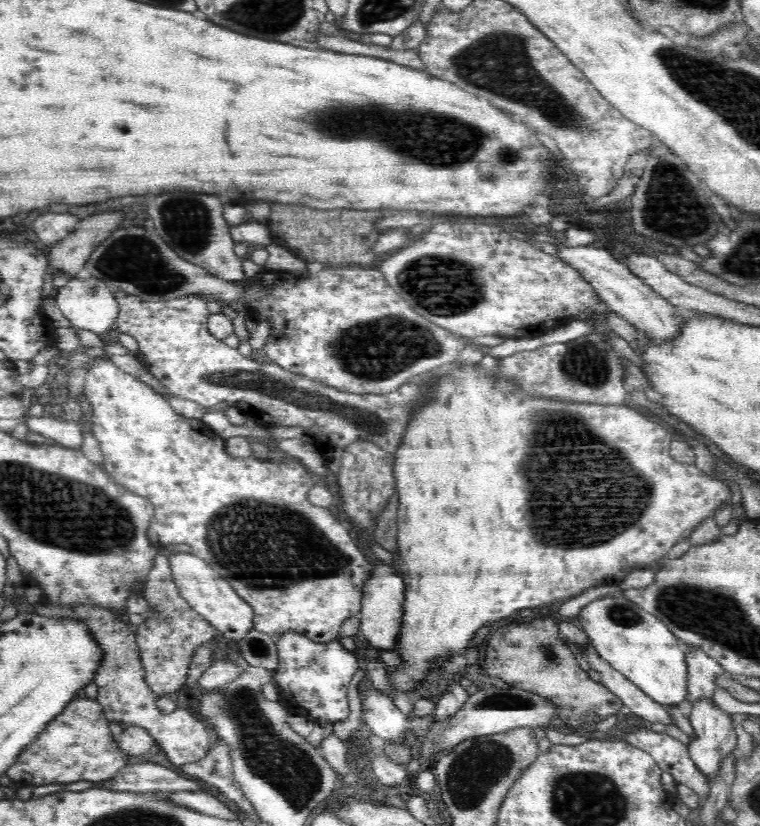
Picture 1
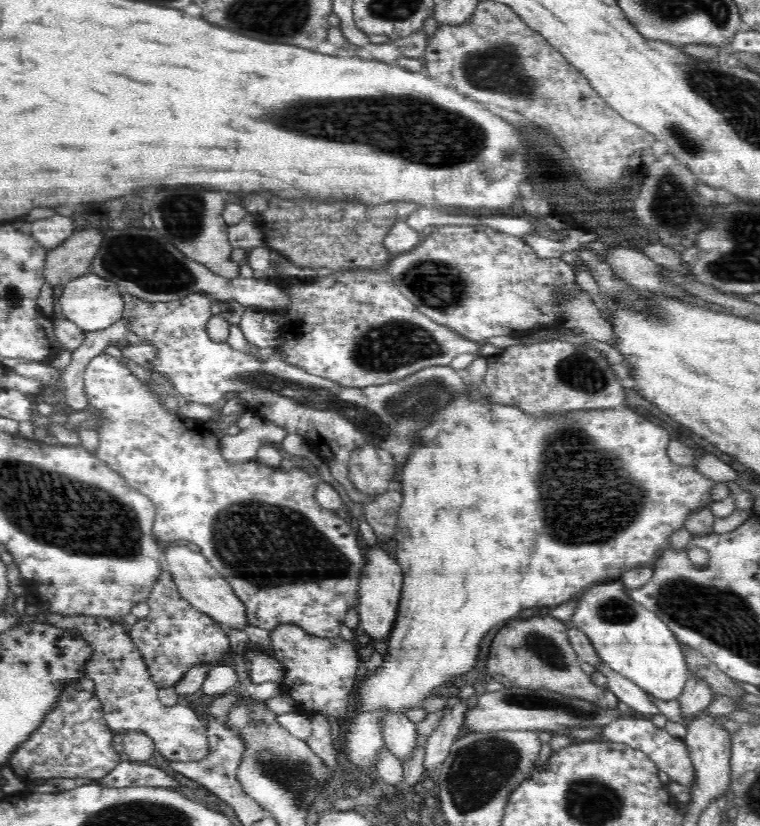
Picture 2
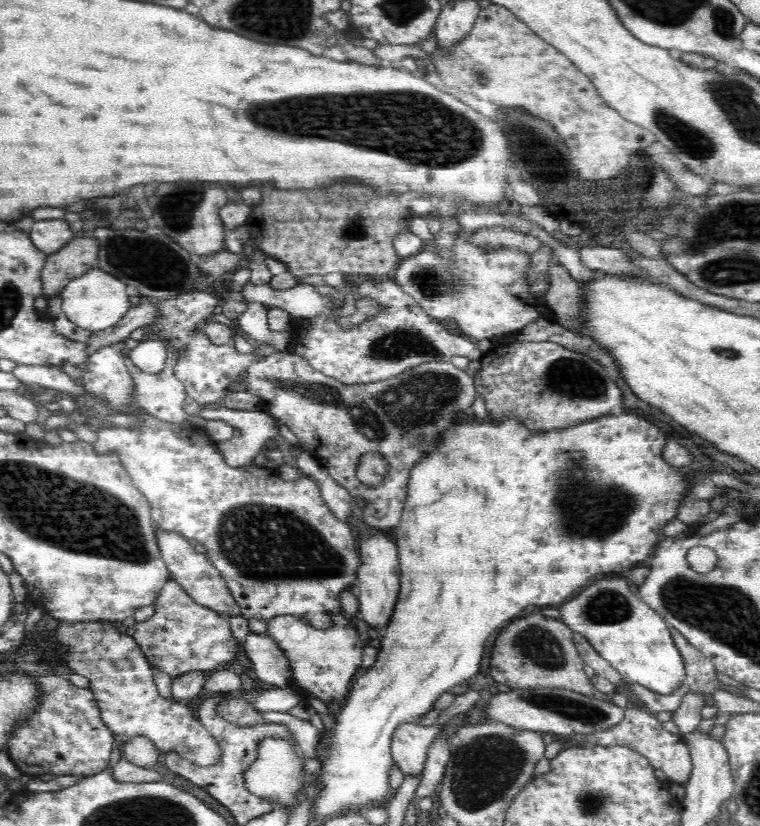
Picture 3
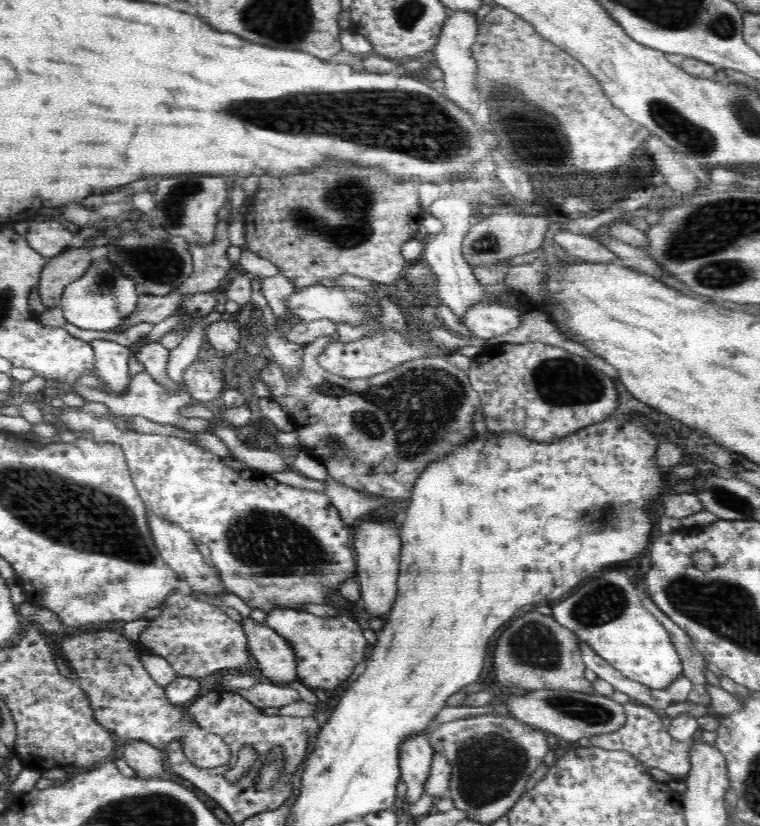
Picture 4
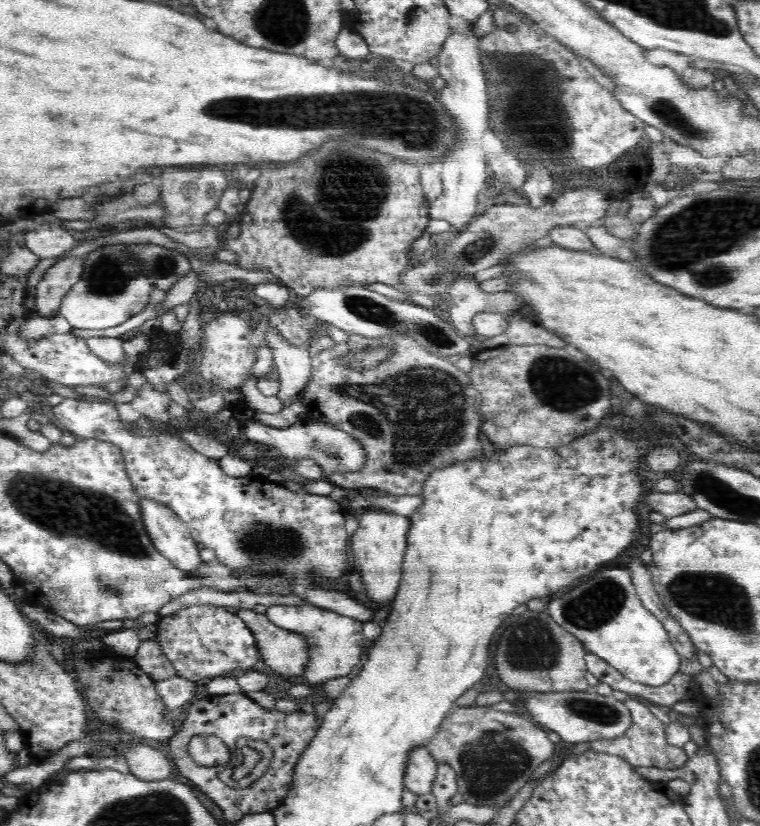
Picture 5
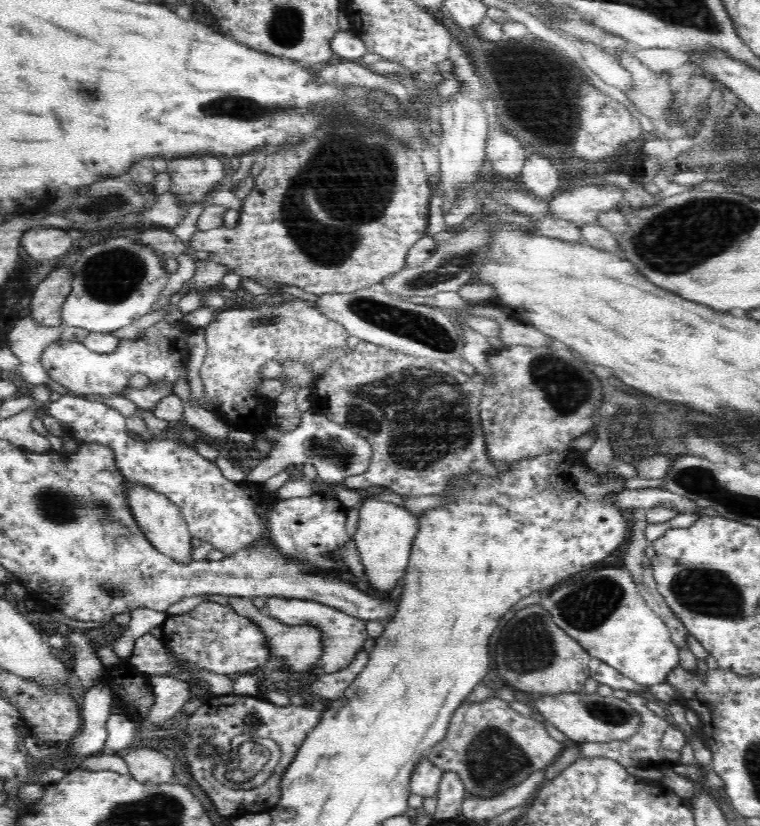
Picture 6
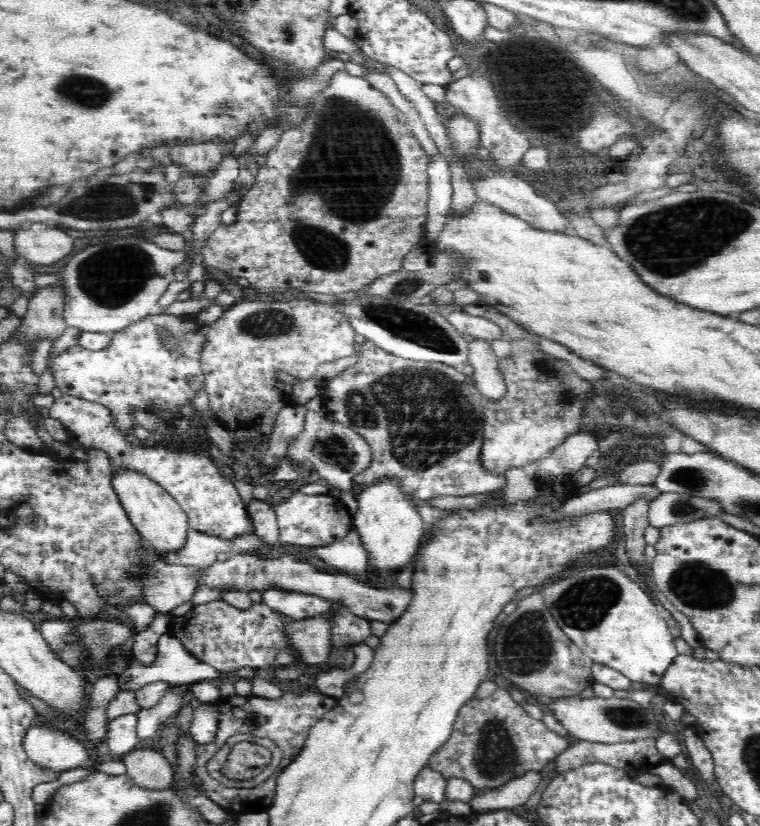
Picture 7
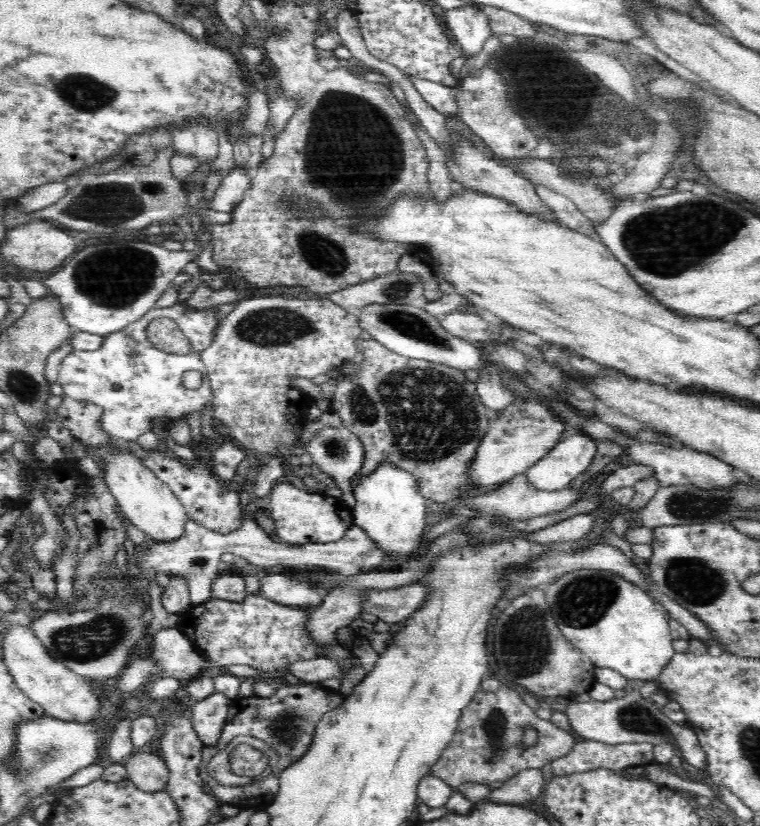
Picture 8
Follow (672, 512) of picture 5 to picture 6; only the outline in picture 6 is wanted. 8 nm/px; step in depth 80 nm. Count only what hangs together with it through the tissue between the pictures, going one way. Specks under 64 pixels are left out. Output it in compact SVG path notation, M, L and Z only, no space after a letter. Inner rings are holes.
M640 488L624 490L614 496L616 507L638 509L650 509L654 506L665 506L681 513L697 513L698 506L694 501L674 494L666 489Z

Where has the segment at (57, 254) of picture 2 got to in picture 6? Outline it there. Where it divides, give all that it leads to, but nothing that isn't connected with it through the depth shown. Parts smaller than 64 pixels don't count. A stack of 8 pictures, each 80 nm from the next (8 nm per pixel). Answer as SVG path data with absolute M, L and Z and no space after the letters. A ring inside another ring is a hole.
M58 267L50 272L29 294L29 312L36 324L60 326L62 306L72 284L74 273L70 267Z

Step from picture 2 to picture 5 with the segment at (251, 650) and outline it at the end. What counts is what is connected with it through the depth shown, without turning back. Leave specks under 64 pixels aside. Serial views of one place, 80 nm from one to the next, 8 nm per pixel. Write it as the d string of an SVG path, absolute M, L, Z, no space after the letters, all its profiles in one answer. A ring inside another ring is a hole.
M239 608L237 615L254 633L255 644L259 654L264 656L265 664L284 676L302 674L303 667L311 656L302 636L278 628L265 614L253 609Z

